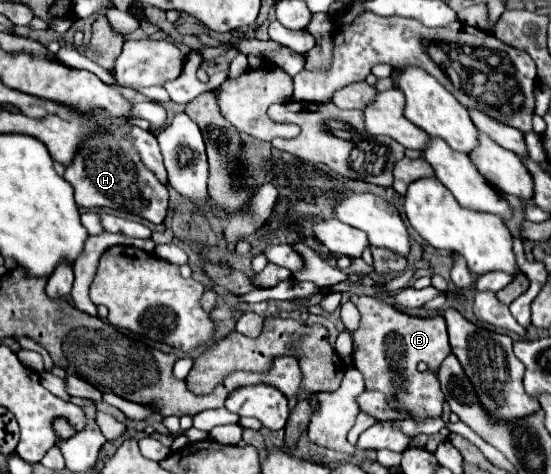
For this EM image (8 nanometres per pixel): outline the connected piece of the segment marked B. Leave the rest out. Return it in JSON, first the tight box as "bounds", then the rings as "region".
{"bounds":[351,296,451,420],"region":[[[351,296],[353,304],[361,312],[359,330],[353,332],[353,364],[361,370],[367,390],[379,390],[387,396],[393,408],[403,406],[415,420],[427,416],[441,416],[443,392],[435,372],[419,372],[417,364],[427,362],[433,370],[451,352],[447,340],[445,318],[441,314],[433,318],[409,316],[377,296]]]}

